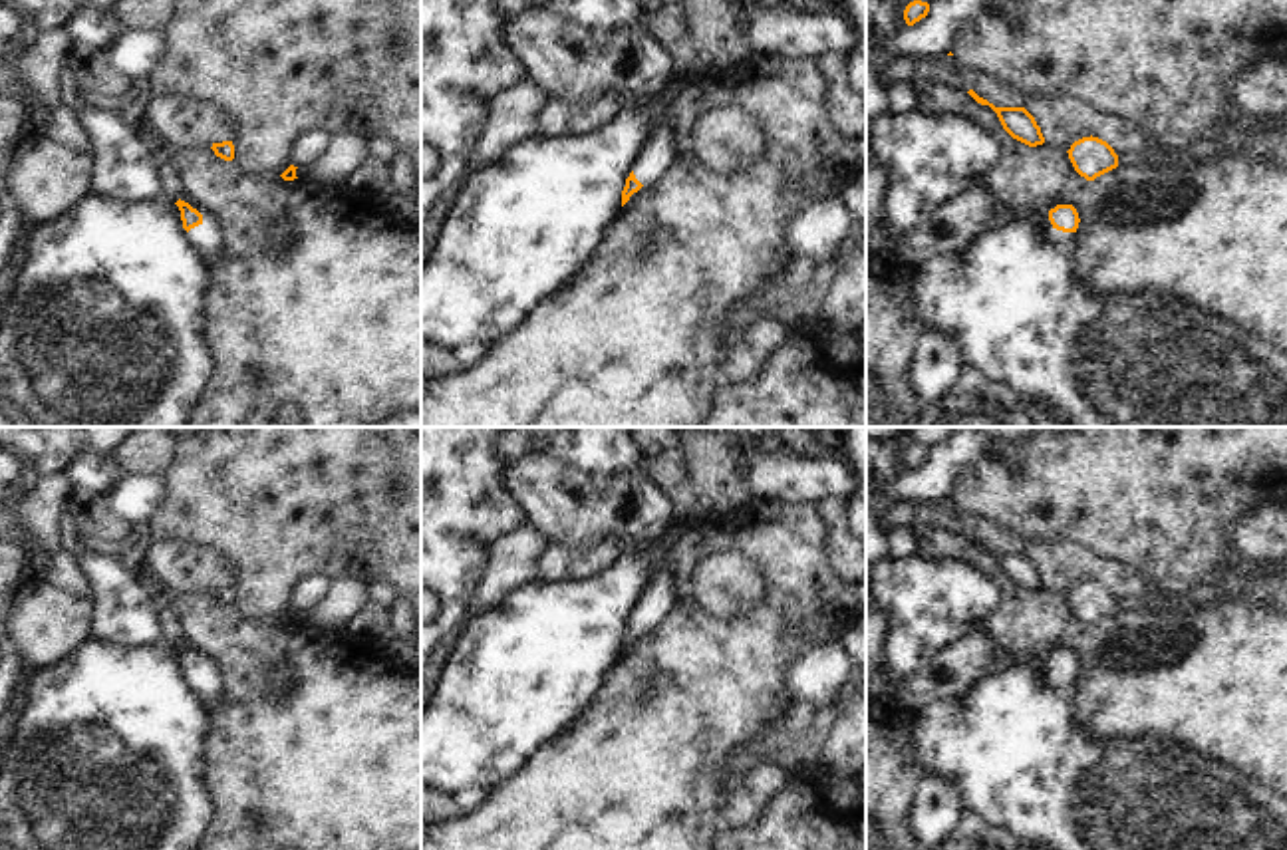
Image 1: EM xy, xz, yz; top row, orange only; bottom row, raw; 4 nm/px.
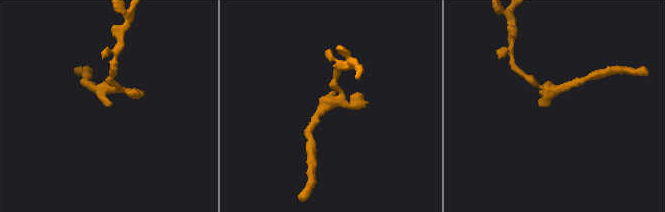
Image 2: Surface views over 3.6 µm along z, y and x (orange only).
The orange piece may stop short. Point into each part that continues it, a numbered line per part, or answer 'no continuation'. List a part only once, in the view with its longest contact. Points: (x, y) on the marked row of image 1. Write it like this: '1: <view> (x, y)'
1: yz (1065, 241)

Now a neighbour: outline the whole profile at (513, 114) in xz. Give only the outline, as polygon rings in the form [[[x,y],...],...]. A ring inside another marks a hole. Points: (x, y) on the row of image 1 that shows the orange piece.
[[[524,79],[483,103],[489,119],[473,153],[477,169],[497,163],[508,147],[536,135],[544,99],[540,87]]]

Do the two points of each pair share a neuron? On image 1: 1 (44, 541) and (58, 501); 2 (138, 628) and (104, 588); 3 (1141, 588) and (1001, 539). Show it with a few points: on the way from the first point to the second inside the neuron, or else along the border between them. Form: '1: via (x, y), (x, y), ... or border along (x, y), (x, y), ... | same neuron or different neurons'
1: via (44, 531), (44, 515), (48, 511) | same neuron
2: via (128, 620), (114, 606), (114, 598) | same neuron
3: via (1107, 572), (1087, 565), (1061, 565), (1035, 551) | same neuron

